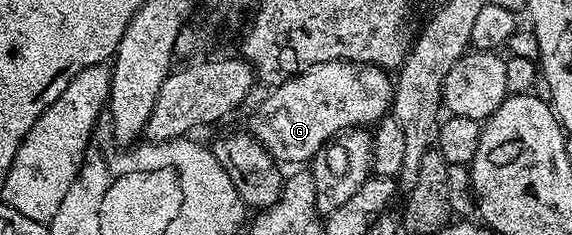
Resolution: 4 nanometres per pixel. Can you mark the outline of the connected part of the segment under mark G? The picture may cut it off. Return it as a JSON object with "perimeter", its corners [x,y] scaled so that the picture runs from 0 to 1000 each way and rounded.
{"perimeter":[[[577,260],[535,289],[512,336],[502,336],[488,370],[474,374],[467,396],[470,404],[456,430],[455,460],[441,489],[439,574],[476,655],[476,672],[484,694],[531,702],[531,689],[537,698],[545,685],[554,651],[580,609],[596,566],[642,545],[673,502],[685,447],[689,336],[673,289],[652,285],[647,268]]]}

